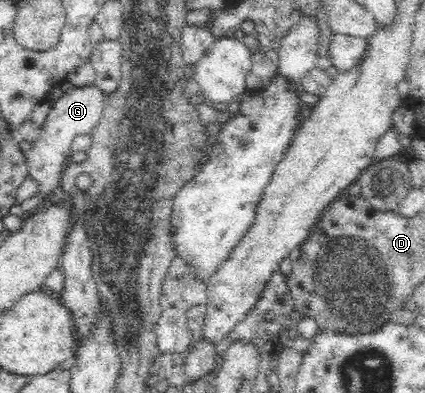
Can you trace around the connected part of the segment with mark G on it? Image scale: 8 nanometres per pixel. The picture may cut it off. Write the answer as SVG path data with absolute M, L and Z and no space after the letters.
M95 83L88 86L74 86L63 96L51 103L49 115L40 126L37 141L24 153L28 177L38 184L40 192L46 196L60 190L61 173L65 171L72 155L71 146L77 135L87 135L95 128L104 107L104 92Z

